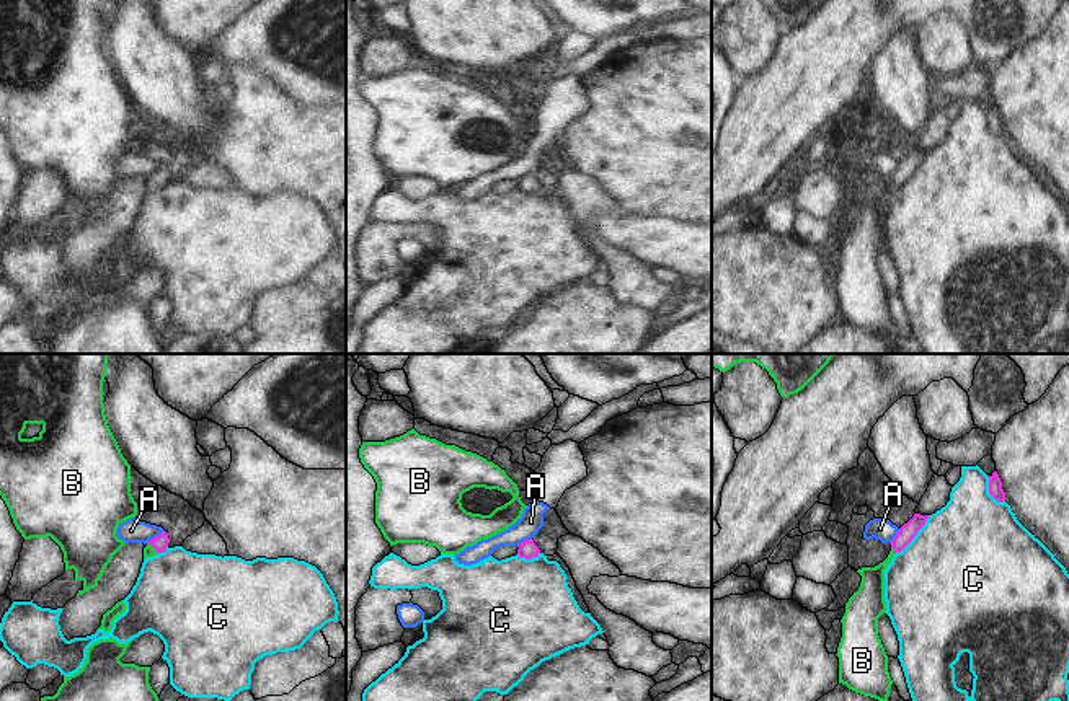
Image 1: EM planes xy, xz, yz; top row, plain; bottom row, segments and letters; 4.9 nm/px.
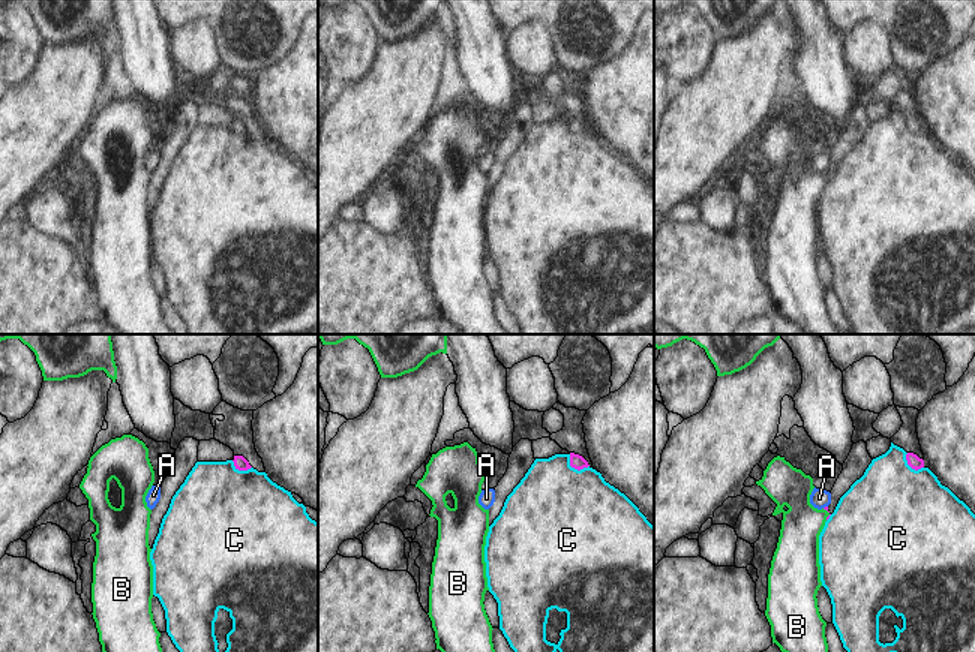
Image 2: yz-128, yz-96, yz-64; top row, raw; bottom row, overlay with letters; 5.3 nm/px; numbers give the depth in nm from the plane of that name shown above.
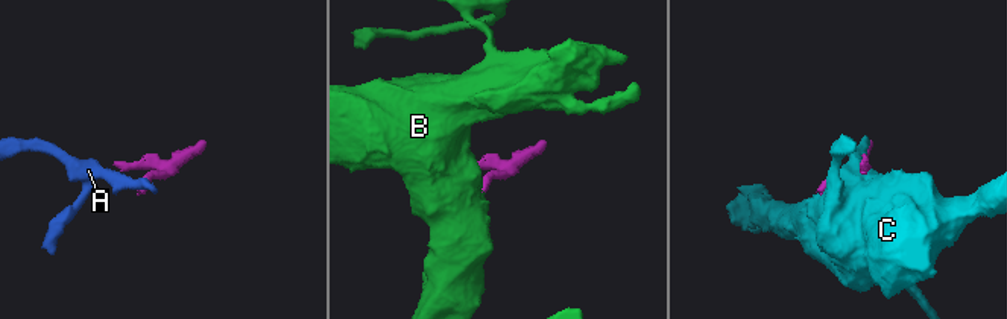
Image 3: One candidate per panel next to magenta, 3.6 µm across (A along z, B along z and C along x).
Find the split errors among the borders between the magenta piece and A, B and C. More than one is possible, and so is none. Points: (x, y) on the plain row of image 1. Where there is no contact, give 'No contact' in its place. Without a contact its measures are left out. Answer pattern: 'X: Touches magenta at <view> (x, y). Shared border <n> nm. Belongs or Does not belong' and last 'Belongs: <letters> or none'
A: Touches magenta at xy (154, 173). Shared border 120 nm. Does not belong
B: Touches magenta at yz (893, 183). Shared border 40 nm. Belongs
C: Touches magenta at yz (916, 168). Shared border 260 nm. Does not belong
Belongs: B.

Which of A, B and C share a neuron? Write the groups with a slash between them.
A / B / C

